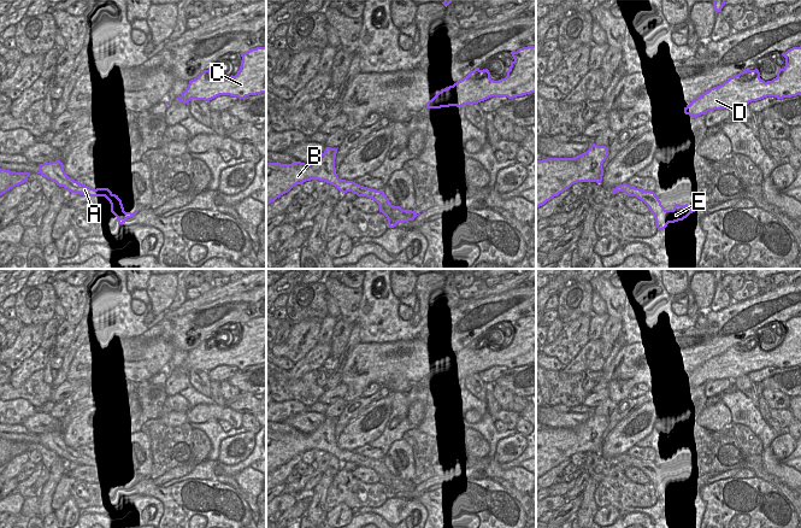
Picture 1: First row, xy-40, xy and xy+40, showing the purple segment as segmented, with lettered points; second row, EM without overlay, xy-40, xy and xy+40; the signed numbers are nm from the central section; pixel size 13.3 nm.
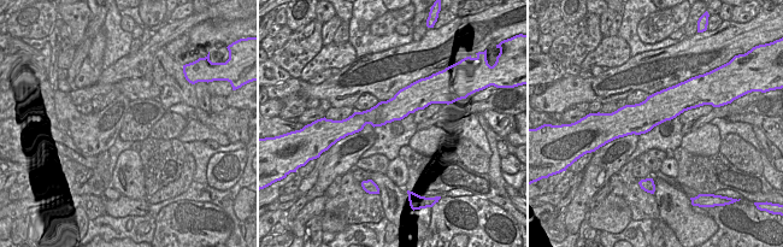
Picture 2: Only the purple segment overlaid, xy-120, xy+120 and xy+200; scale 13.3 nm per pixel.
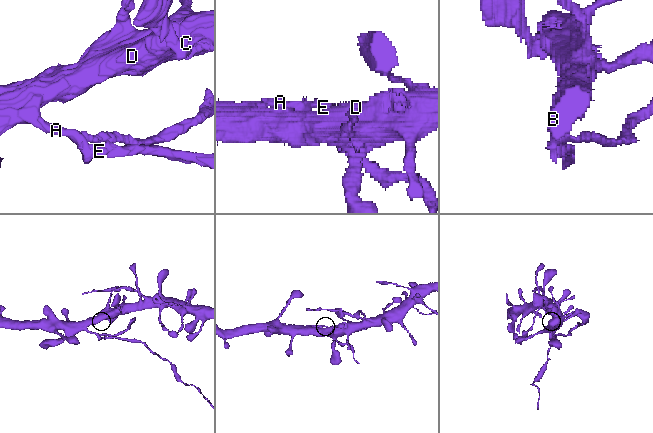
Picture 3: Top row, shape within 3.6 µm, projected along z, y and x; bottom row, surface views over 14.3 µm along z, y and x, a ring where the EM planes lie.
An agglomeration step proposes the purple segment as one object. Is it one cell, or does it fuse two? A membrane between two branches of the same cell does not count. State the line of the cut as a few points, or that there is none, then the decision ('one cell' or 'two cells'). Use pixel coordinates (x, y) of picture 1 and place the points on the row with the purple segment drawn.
cut xy (365, 187), (359, 195); two cells

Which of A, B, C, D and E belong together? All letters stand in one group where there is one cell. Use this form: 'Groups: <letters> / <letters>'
Groups: A B C D / E.

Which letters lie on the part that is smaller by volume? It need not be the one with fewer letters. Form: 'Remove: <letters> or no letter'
Remove: E.

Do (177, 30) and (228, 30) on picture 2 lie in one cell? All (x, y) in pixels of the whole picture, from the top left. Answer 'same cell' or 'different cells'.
different cells

